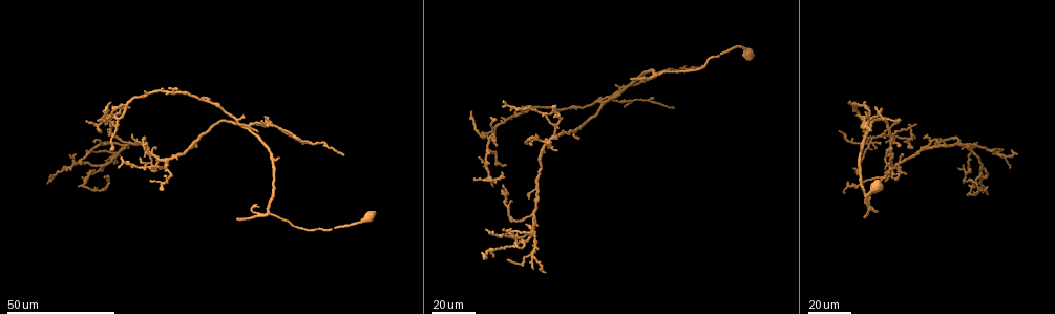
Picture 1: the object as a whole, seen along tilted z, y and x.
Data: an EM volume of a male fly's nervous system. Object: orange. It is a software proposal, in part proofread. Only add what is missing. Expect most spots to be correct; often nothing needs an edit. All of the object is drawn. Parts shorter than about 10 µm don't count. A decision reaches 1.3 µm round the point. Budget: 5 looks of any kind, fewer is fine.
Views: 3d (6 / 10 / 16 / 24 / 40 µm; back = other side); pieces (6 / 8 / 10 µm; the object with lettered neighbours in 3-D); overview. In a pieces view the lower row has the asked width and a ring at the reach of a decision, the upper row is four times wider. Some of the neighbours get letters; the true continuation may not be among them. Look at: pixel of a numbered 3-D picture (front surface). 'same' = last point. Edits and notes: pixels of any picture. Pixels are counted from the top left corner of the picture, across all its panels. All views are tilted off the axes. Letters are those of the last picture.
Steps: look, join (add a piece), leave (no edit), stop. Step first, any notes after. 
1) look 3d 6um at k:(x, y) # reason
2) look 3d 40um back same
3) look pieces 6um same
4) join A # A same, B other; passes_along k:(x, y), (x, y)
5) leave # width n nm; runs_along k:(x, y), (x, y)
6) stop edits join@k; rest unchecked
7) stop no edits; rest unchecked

look 3d 24um at 1:(344, 154)

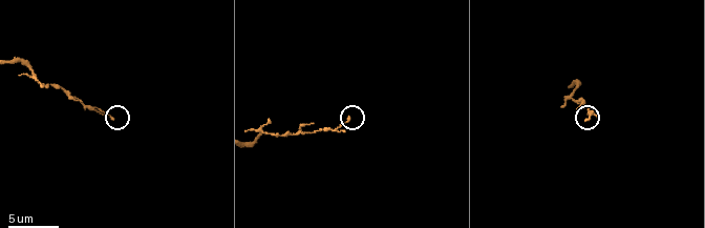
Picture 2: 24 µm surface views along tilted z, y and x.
look pieces 8um at 2:(588, 119) # see the neighbours

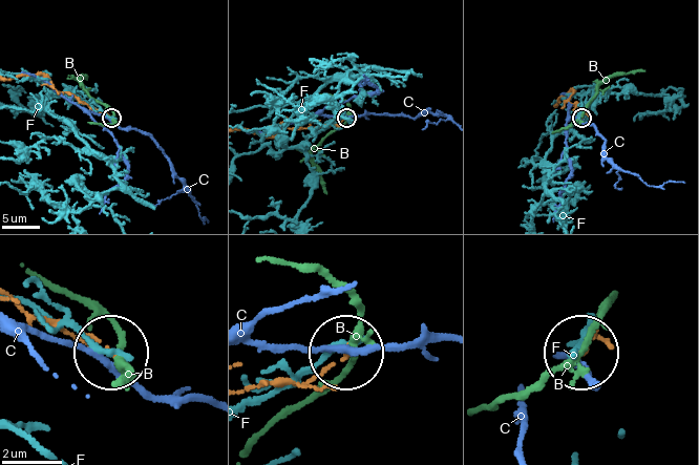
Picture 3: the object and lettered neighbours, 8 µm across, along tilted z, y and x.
leave # B other, C other, F other; runs_along 3:(254, 388), (310, 383), (344, 356); none of them fits

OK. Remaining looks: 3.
look 3d 24um at 1:(554, 106) # an open end

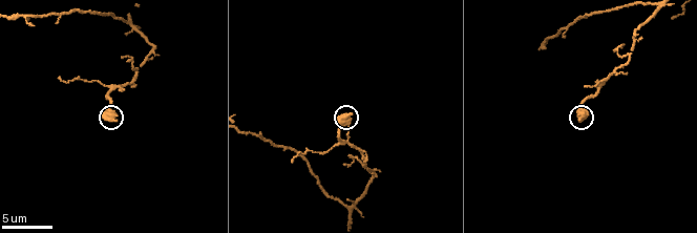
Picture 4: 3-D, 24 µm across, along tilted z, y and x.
look pieces 8um at 4:(351, 113)

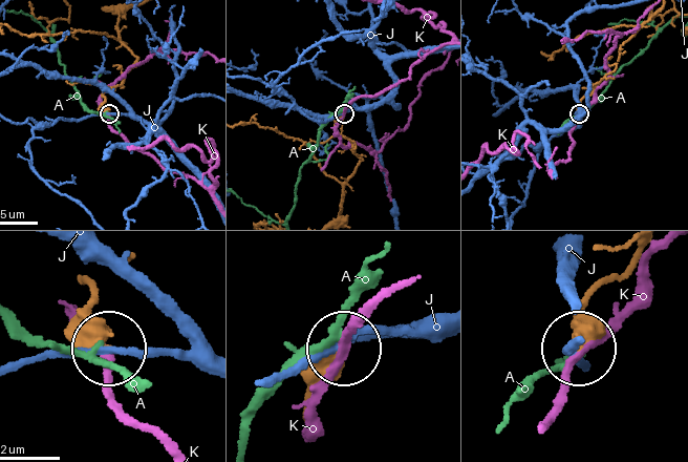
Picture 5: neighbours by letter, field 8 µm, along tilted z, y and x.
leave # A other, J other, K other; runs_along 5:(85, 274), (103, 345); none of them fits

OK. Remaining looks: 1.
stop no edits; rest unchecked

